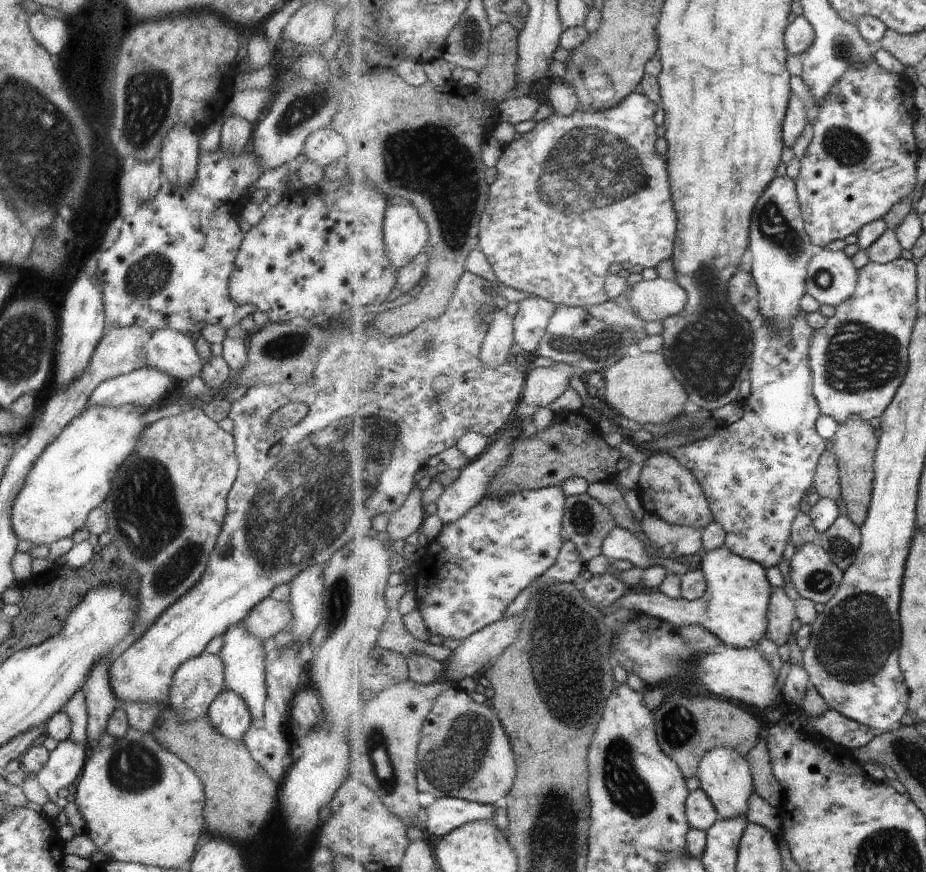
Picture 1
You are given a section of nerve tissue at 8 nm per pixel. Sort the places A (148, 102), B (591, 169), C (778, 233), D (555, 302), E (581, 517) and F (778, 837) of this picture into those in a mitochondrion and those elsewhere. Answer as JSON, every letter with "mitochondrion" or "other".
{"A":"mitochondrion","B":"mitochondrion","C":"mitochondrion","D":"other","E":"mitochondrion","F":"other"}

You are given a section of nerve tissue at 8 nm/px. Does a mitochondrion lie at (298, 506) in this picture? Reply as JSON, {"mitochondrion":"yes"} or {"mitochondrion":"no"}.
{"mitochondrion":"yes"}

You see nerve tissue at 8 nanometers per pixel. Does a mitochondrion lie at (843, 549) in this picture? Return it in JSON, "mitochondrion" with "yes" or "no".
{"mitochondrion":"yes"}

